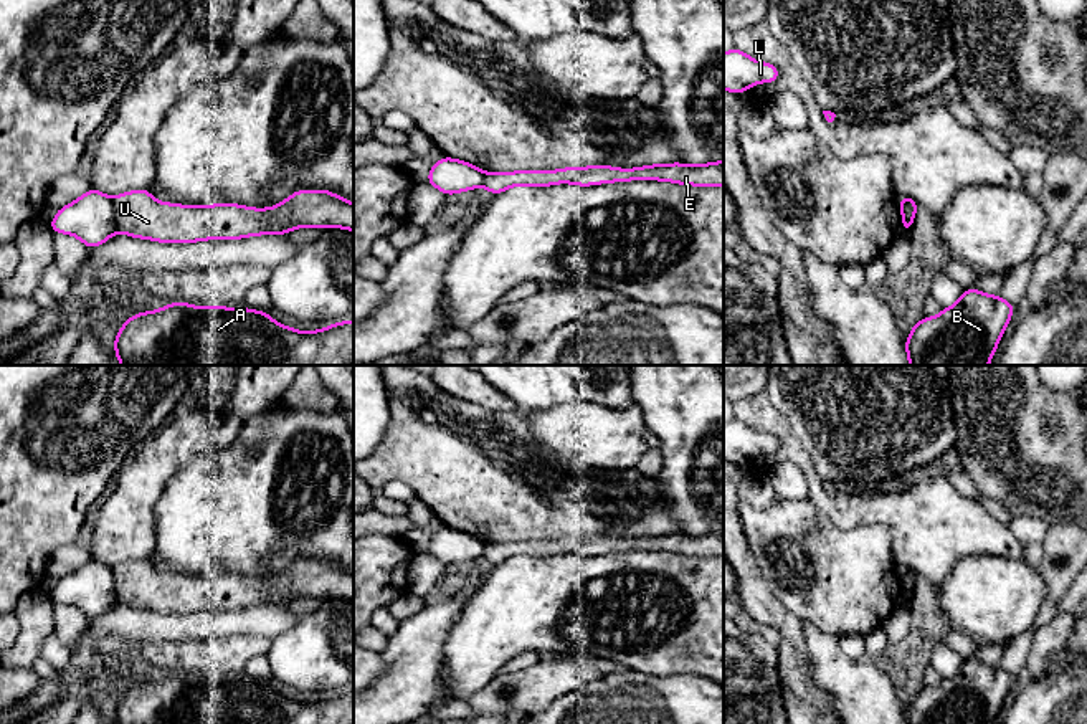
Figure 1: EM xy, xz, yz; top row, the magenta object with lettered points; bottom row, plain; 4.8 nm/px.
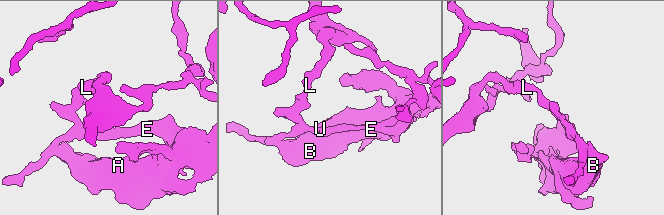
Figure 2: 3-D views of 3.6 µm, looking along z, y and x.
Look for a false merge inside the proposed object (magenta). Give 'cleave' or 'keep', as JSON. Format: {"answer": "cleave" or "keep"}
{"answer": "cleave"}

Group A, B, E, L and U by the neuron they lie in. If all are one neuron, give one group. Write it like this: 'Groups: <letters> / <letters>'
Groups: A B E U / L

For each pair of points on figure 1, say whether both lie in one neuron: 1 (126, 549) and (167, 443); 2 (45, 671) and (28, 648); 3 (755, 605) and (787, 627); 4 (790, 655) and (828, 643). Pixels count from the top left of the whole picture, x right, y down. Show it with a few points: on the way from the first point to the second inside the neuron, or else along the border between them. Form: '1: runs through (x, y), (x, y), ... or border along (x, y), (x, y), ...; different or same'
1: runs through (126, 523), (139, 483), (147, 470); same
2: border along (38, 655), (30, 668); different
3: runs through (764, 609), (778, 619); same
4: border along (798, 620), (806, 645), (808, 671), (818, 686); different

